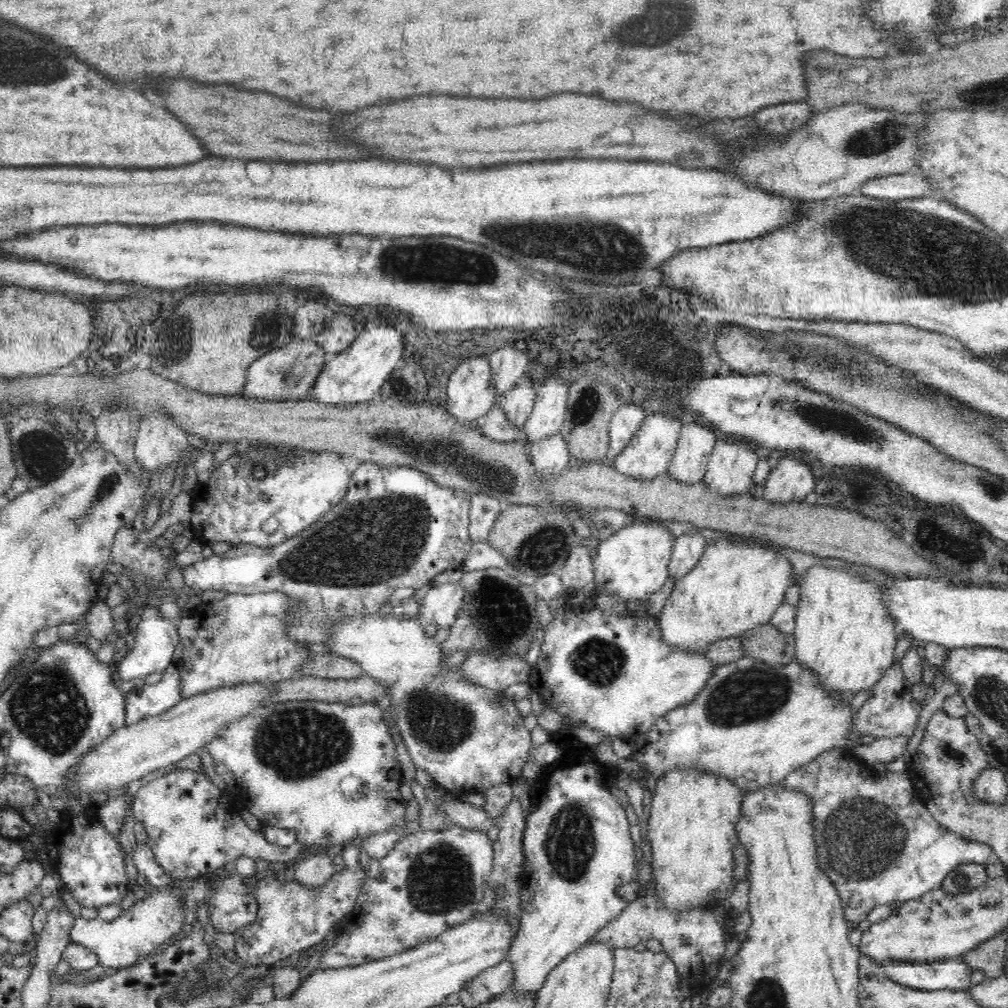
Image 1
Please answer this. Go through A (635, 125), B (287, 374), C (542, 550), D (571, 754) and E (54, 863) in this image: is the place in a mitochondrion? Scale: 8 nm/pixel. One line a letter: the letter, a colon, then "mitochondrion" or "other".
A: other
B: mitochondrion
C: mitochondrion
D: other
E: other

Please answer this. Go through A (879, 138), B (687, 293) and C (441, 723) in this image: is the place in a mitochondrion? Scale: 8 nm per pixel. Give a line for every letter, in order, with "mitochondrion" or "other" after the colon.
A: mitochondrion
B: other
C: mitochondrion

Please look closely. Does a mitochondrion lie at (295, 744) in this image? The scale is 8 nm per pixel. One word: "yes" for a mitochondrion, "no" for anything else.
yes

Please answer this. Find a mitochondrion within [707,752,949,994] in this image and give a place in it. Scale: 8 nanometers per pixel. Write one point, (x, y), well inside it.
(862, 838)

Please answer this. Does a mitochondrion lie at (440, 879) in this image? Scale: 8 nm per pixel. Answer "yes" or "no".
yes

